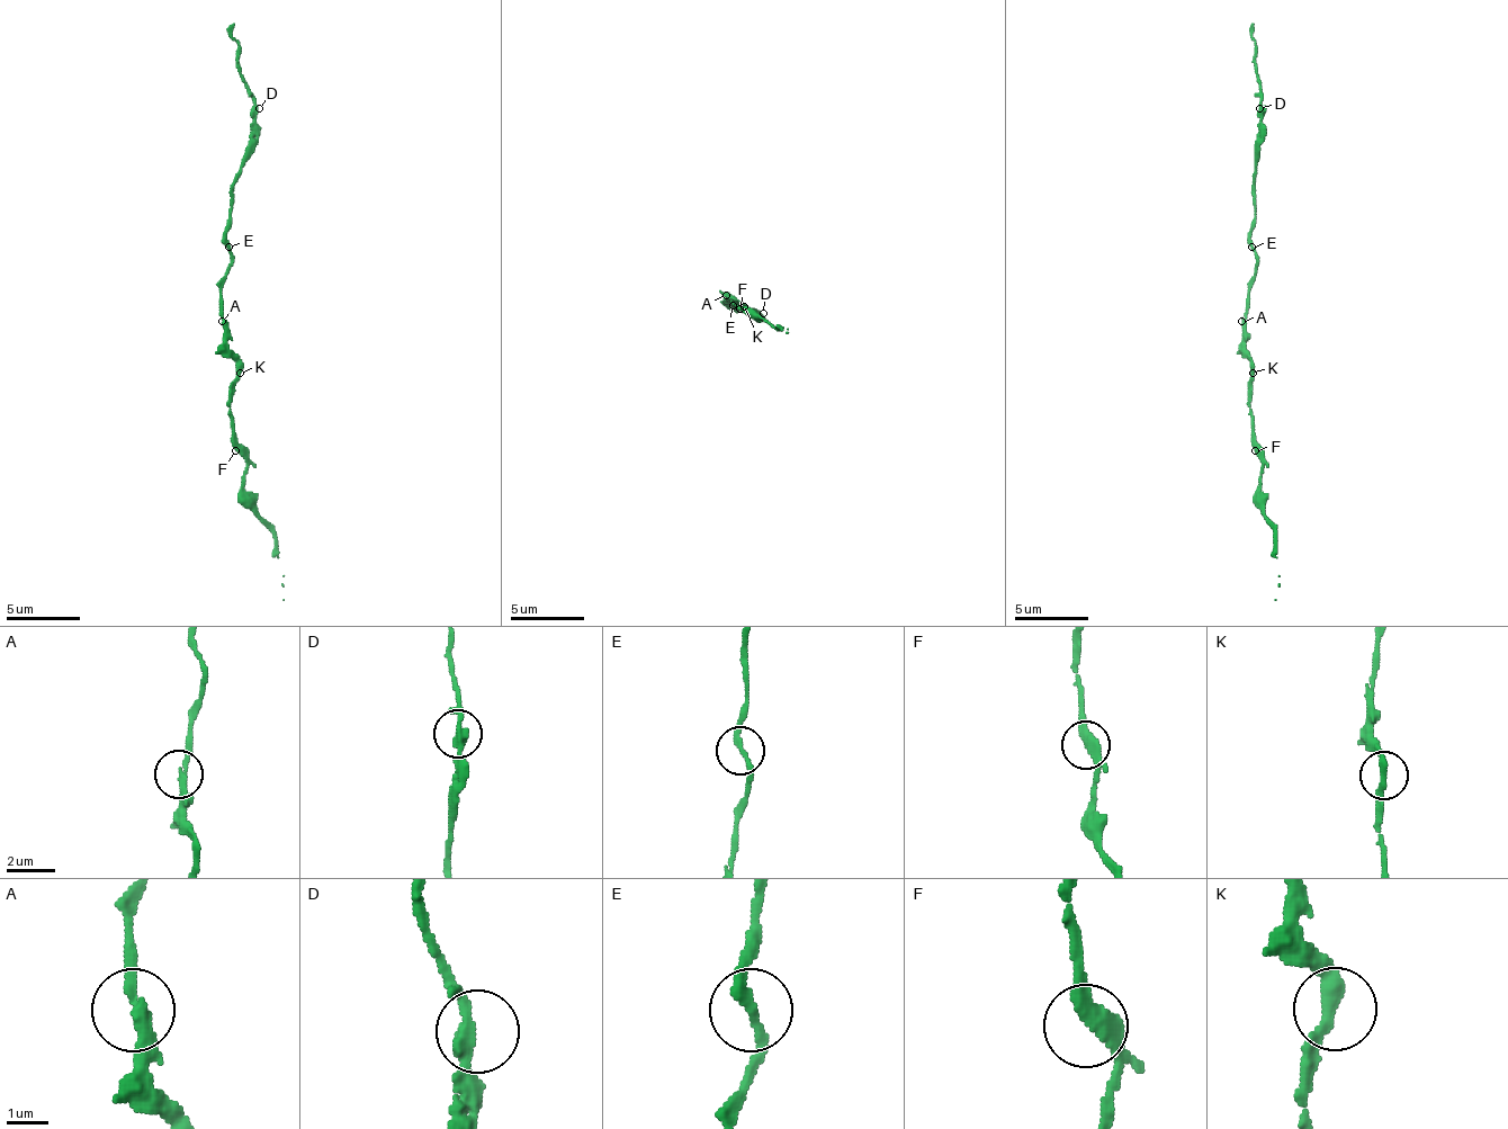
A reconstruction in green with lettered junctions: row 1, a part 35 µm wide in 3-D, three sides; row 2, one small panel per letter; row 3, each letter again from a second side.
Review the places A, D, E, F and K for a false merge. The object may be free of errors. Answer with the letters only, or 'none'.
none

